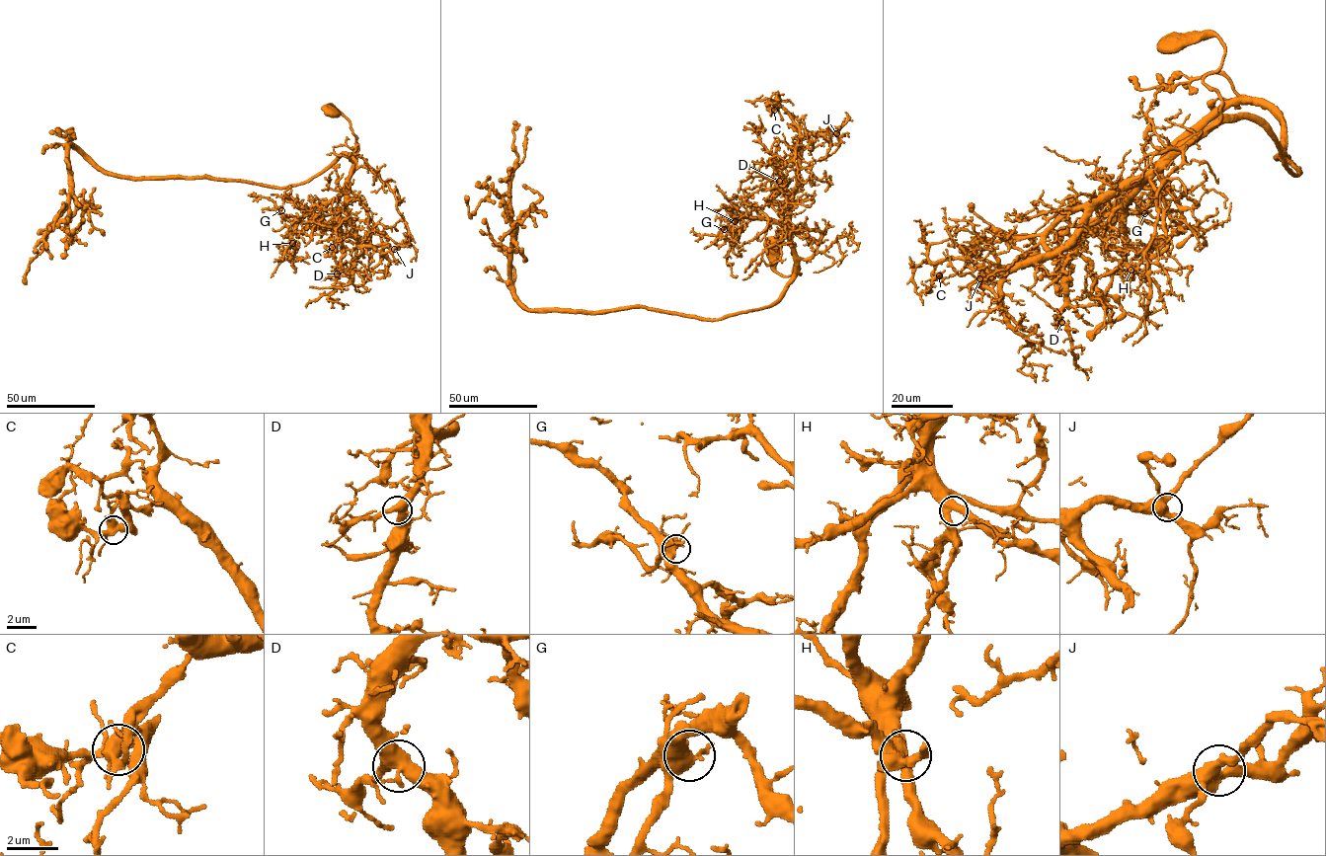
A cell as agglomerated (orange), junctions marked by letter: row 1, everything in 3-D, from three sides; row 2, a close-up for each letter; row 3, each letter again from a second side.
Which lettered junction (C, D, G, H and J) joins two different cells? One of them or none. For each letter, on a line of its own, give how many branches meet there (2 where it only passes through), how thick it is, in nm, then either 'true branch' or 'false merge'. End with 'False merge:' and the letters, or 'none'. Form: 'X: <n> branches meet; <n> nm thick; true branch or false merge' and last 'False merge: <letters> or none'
C: 5 branches meet; 480 nm thick; false merge
D: 4 branches meet; 480 nm thick; true branch
G: 5 branches meet; 550 nm thick; true branch
H: 4 branches meet; 440 nm thick; true branch
J: 4 branches meet; 500 nm thick; true branch
False merge: C

